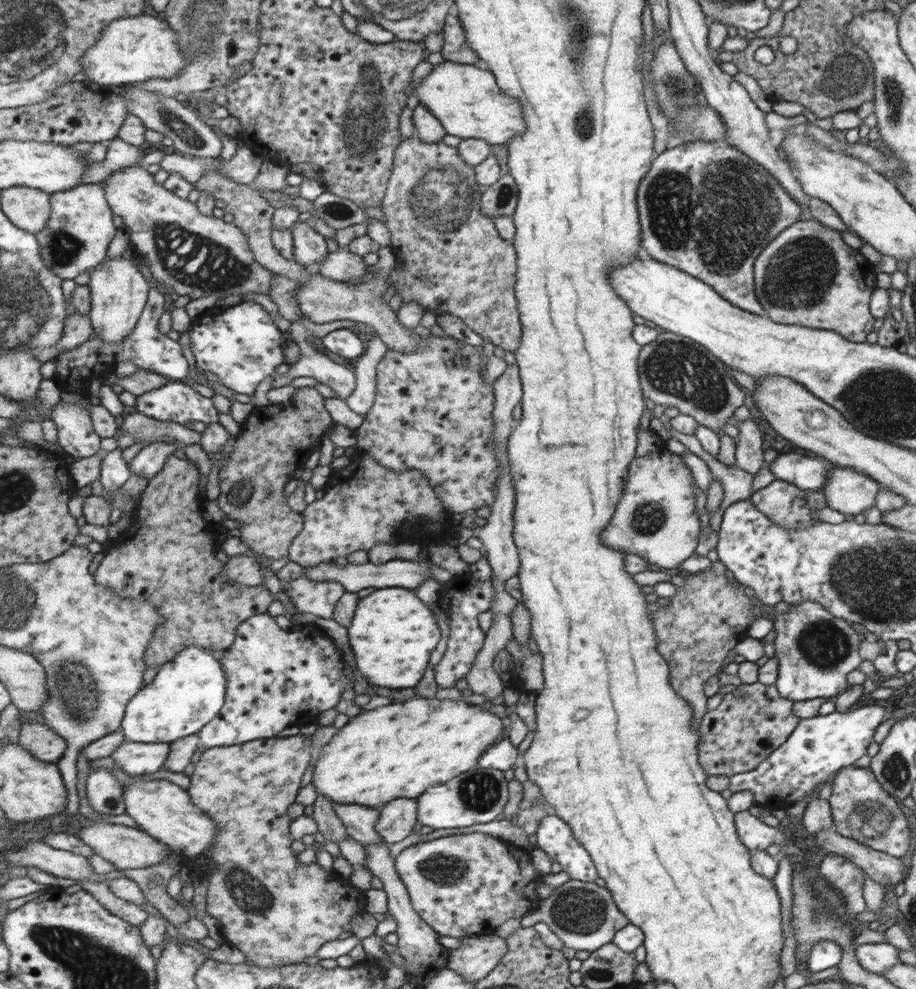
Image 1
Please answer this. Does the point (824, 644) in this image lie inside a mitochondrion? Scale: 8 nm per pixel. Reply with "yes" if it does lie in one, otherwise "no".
yes

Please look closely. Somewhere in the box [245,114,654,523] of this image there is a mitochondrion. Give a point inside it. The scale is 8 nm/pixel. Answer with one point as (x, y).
(440, 198)

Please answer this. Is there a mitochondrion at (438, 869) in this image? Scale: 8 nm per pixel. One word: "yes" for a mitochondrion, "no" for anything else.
yes

